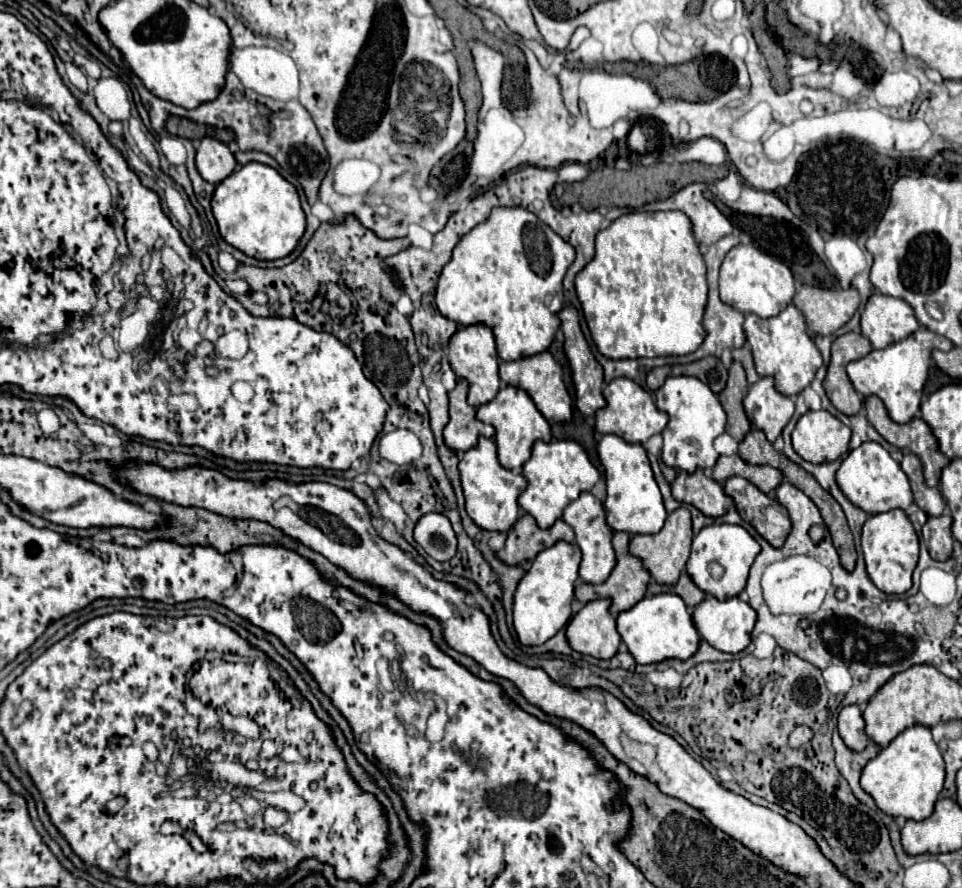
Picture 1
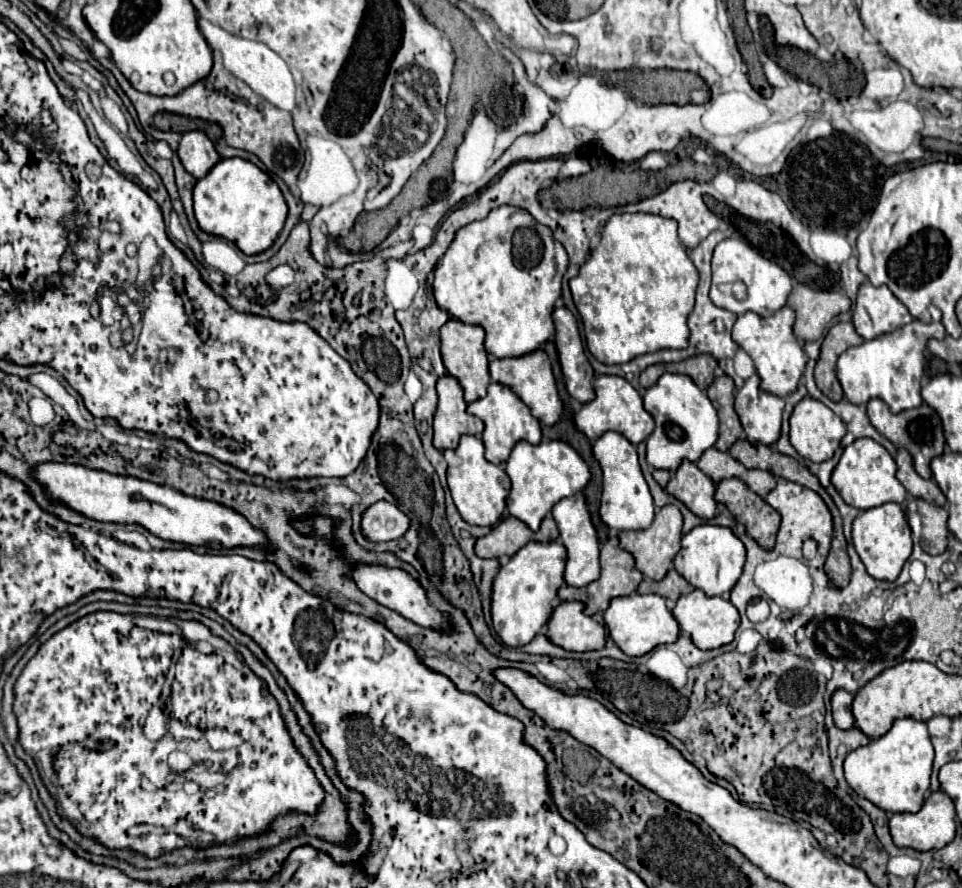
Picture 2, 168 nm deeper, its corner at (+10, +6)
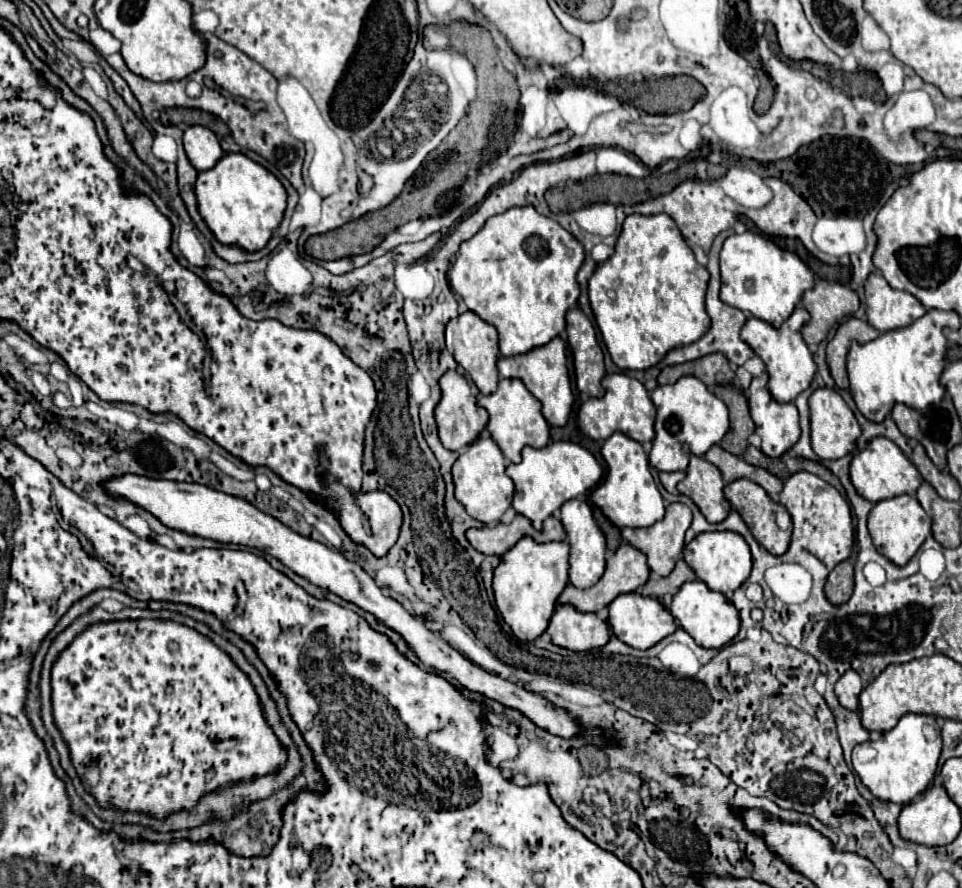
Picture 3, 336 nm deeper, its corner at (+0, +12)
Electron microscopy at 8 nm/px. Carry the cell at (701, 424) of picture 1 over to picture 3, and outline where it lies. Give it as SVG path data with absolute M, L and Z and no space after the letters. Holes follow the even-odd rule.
M683 376L677 384L657 386L651 394L657 408L655 440L649 452L649 464L659 472L683 472L687 470L687 454L703 456L713 444L719 444L729 430L727 406L707 390L707 386L695 376Z

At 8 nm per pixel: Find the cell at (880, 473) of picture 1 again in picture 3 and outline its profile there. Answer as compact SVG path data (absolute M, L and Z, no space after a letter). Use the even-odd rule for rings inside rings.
M873 438L851 462L851 480L855 490L869 502L881 502L901 494L915 494L923 478L913 462L901 452L901 448L887 438Z

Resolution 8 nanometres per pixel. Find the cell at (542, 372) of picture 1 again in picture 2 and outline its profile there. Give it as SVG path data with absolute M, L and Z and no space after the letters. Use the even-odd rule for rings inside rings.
M535 350L531 354L525 354L521 358L495 358L489 362L489 372L491 372L491 380L509 386L531 410L531 414L551 426L559 420L562 415L563 404L559 400L559 392L557 392L557 384L551 372L551 360L543 350Z

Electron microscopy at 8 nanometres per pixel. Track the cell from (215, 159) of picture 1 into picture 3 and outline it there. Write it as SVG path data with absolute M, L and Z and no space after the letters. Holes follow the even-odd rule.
M189 126L183 136L183 146L189 162L199 172L213 168L223 156L217 136L205 126Z

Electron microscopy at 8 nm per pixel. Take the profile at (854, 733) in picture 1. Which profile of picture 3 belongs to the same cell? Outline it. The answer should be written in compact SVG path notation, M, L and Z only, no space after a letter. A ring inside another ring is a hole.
M847 670L835 684L835 694L841 702L841 706L849 708L849 710L857 710L859 706L859 694L861 694L863 686L861 686L861 678L855 670Z

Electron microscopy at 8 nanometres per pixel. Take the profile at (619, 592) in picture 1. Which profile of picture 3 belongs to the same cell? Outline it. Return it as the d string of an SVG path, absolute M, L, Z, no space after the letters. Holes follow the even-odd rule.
M621 544L615 554L611 554L607 558L607 568L605 574L601 576L601 580L585 590L577 590L575 586L567 584L565 590L559 596L559 604L571 604L573 608L577 608L579 612L599 612L601 608L609 606L617 596L627 594L627 592L635 592L639 590L649 578L649 566L647 566L647 558L643 556L643 552L639 552L637 548L633 548L631 544Z

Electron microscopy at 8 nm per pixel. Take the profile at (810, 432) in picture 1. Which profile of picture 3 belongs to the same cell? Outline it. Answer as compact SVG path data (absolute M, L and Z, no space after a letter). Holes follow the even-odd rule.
M819 388L809 398L811 408L811 446L813 452L823 460L837 460L851 454L857 448L857 440L861 438L861 428L853 410L845 404L839 392L831 388Z

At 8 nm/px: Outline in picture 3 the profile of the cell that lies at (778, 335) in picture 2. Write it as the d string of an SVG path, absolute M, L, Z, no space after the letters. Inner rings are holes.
M795 308L795 312L781 324L779 330L759 318L749 318L741 332L743 342L763 360L765 370L769 374L767 388L769 388L771 396L775 400L779 400L781 404L793 402L795 396L799 396L803 390L807 390L817 372L813 354L809 352L809 348L801 336L801 328L807 324L807 320L809 320L809 312L805 308Z

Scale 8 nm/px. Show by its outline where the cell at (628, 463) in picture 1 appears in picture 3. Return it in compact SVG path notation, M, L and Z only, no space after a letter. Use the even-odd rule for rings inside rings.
M615 432L601 448L601 456L607 464L607 476L603 484L591 494L591 502L609 518L617 528L647 528L663 520L665 504L657 490L657 484L649 472L649 460L643 446L629 436Z

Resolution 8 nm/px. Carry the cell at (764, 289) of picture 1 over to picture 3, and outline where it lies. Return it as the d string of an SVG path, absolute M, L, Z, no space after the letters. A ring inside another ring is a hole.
M749 230L743 234L733 234L723 242L721 282L721 300L725 304L743 310L749 316L761 318L773 328L779 328L797 308L803 292L815 286L813 272L797 254L783 250L771 240Z

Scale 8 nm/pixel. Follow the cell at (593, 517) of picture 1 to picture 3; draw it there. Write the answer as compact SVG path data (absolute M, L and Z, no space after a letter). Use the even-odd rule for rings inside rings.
M583 498L569 500L561 508L561 524L567 532L567 542L571 546L569 556L569 582L575 588L591 588L605 572L605 536L593 520L593 512Z

